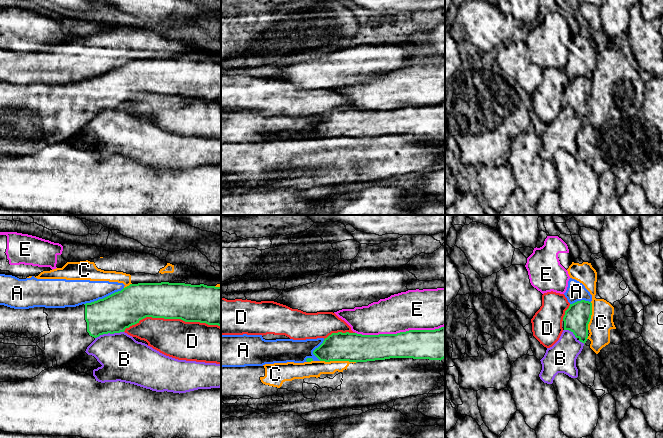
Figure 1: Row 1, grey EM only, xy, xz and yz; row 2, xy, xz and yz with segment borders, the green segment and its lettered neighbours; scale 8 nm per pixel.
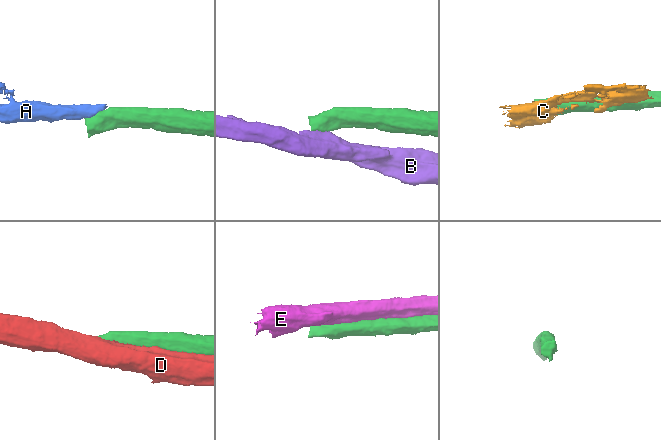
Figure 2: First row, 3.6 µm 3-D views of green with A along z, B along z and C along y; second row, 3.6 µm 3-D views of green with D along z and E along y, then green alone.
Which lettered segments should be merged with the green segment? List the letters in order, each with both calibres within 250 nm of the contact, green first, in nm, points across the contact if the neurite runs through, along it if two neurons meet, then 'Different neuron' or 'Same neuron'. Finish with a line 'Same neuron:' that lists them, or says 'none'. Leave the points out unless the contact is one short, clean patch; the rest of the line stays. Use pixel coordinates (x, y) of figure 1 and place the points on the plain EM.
A: Thickness 300 nm (green) against 220 nm. Boundary: xy (123, 63), (102, 74), (84, 80). Different neuron
B: Thickness 300 nm (green) against 360 nm. Boundary: xy (123, 107), (100, 110), (95, 114). Different neuron
C: Thickness 240 nm (green) against 130 nm. Different neuron
D: Thickness 300 nm (green) against 320 nm. Different neuron
E: Thickness 240 nm (green) against 320 nm. Different neuron
Same neuron: none

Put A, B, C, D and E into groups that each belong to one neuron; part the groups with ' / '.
A C / B / D / E

